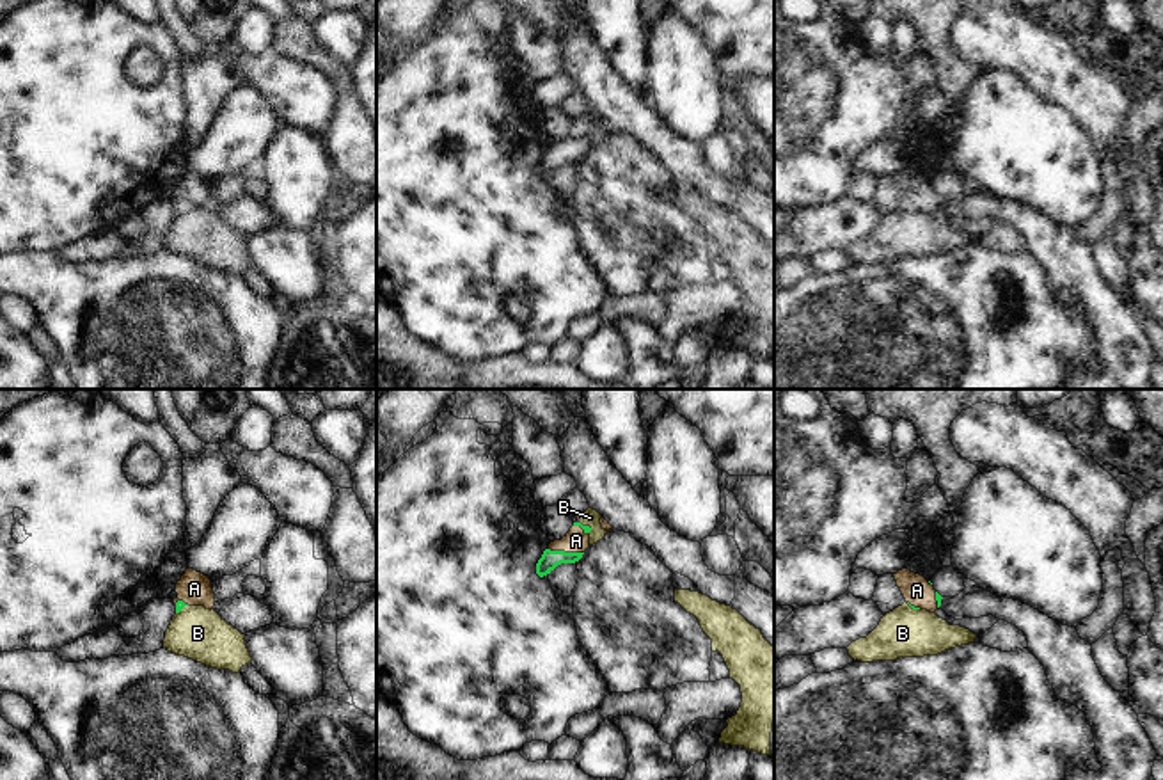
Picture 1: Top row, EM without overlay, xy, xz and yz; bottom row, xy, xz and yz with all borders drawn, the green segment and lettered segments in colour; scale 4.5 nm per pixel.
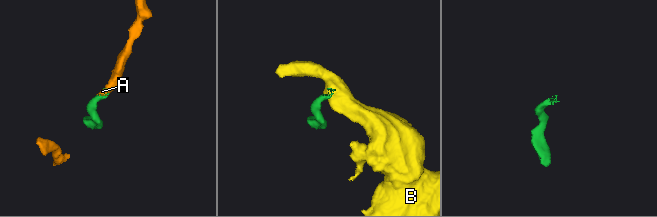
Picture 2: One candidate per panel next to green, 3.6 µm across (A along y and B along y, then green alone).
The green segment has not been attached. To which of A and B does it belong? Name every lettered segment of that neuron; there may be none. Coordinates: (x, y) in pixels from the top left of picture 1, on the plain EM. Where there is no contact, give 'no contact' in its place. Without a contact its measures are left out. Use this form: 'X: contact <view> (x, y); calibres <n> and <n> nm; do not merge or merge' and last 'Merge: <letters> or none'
A: contact xz (563, 153); calibres 90 and 110 nm; merge
B: contact xz (586, 128); calibres 30 and 80 nm; do not merge
Merge: A

